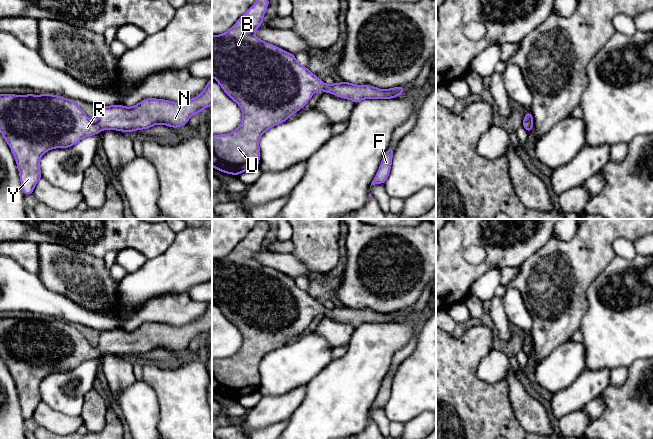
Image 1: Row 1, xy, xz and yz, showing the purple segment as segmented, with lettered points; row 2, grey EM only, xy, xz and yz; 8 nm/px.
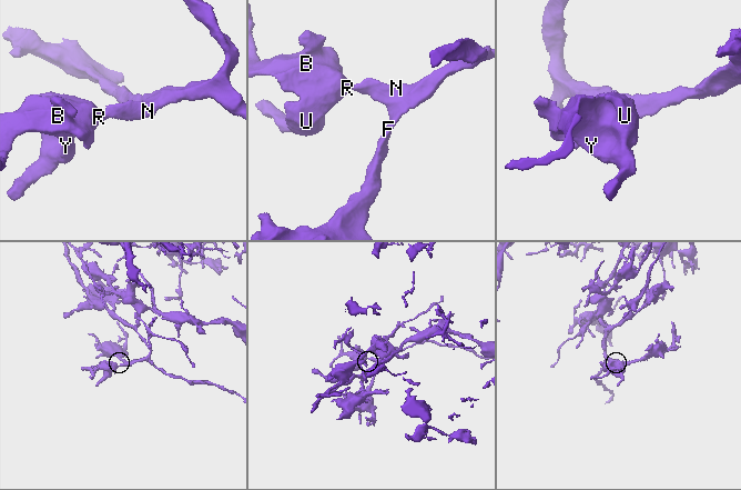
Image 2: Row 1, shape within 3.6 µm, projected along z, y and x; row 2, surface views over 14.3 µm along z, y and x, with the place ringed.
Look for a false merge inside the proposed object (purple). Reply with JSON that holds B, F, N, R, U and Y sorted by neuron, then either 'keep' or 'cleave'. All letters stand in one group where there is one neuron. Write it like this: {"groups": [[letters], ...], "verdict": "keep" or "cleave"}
{"groups": [["B", "F", "N", "R", "U", "Y"]], "verdict": "keep"}

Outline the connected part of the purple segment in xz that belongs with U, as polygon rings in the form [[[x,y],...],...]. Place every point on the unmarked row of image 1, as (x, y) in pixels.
[[[260,219],[229,254],[220,259],[212,259],[212,301],[239,329],[243,337],[242,345],[236,354],[212,360],[212,391],[230,399],[238,400],[242,396],[257,392],[261,360],[302,333],[319,314],[349,323],[355,328],[364,323],[398,322],[398,319],[405,315],[405,310],[379,313],[346,305],[325,308],[307,291],[299,288],[294,278],[255,260],[254,255],[263,249],[263,240],[269,227],[266,219]]]

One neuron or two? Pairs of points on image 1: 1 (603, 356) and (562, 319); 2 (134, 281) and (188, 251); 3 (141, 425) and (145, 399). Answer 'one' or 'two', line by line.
1: two
2: one
3: one

